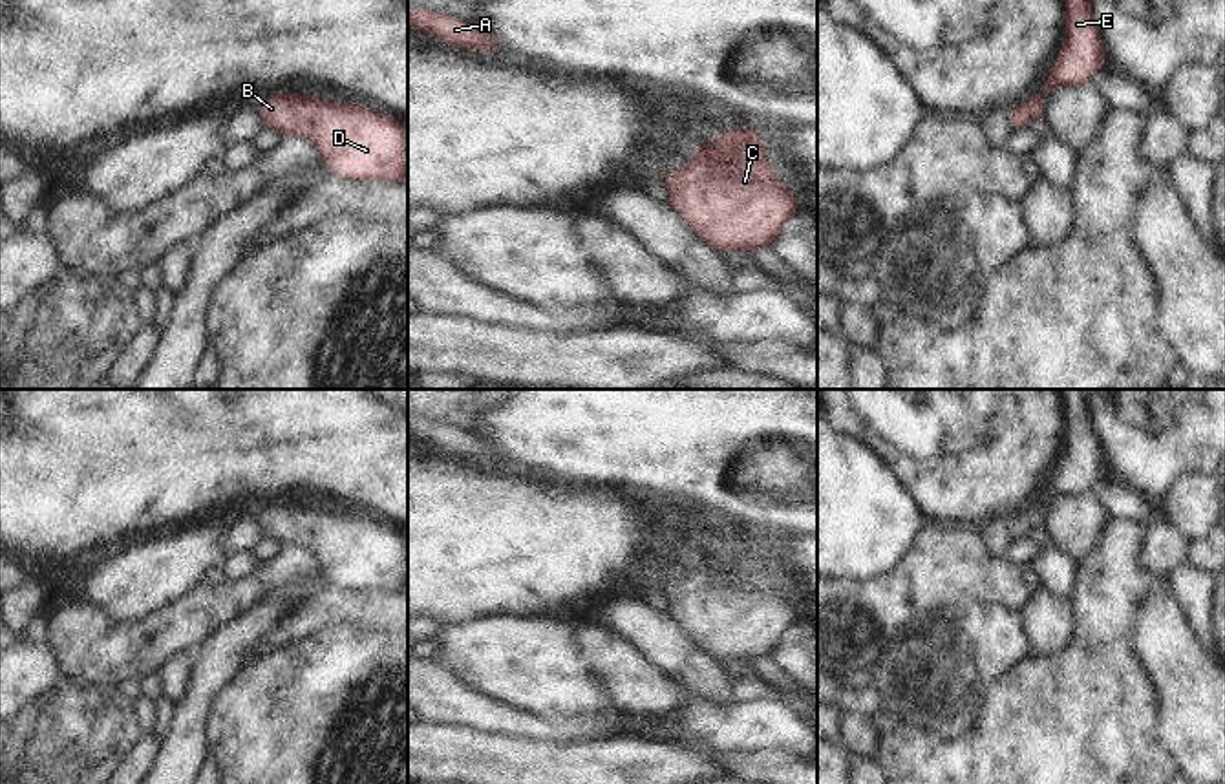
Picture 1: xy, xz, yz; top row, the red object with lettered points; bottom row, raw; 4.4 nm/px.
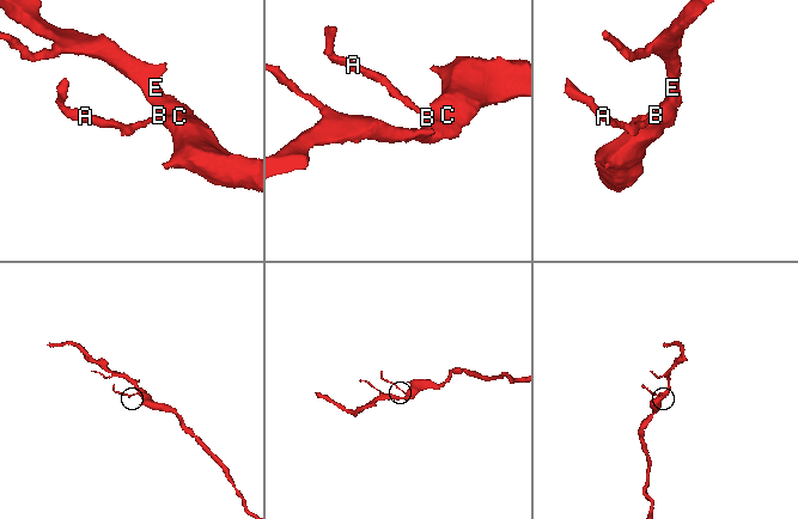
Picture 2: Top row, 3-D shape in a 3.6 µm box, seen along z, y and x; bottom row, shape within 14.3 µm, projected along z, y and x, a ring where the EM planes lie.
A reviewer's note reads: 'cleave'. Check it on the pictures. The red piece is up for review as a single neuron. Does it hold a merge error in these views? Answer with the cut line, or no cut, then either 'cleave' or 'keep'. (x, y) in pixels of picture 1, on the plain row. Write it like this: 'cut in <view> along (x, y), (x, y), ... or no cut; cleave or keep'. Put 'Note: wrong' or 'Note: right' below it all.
no cut; keep
Note: wrong

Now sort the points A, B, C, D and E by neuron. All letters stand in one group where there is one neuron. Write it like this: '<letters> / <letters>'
A B C D E

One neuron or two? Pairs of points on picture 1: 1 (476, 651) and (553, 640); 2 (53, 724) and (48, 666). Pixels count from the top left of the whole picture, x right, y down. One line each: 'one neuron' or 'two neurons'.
1: one neuron
2: two neurons

